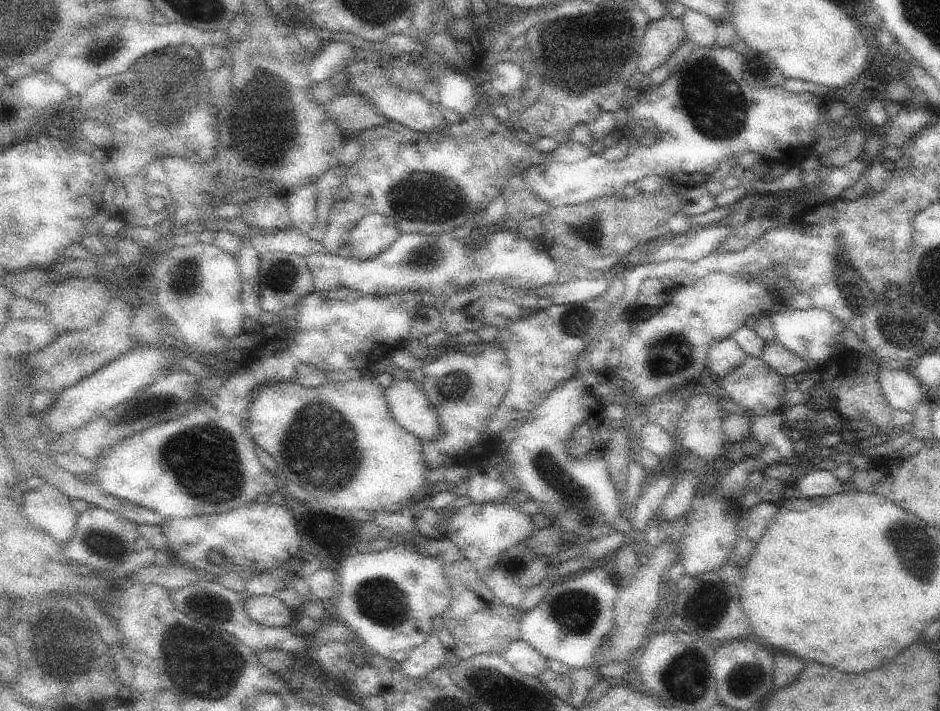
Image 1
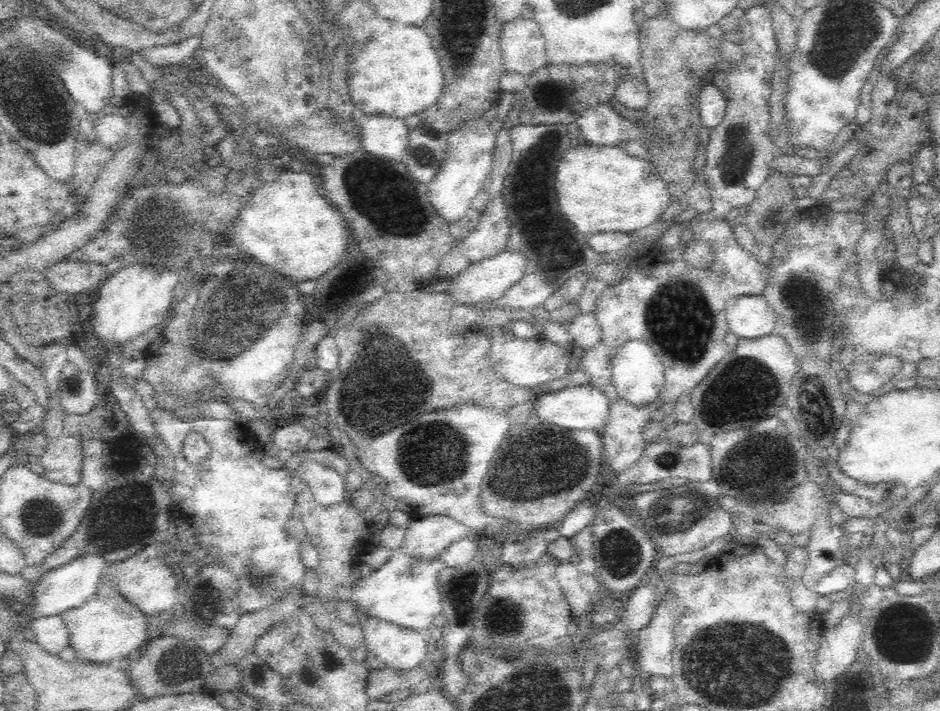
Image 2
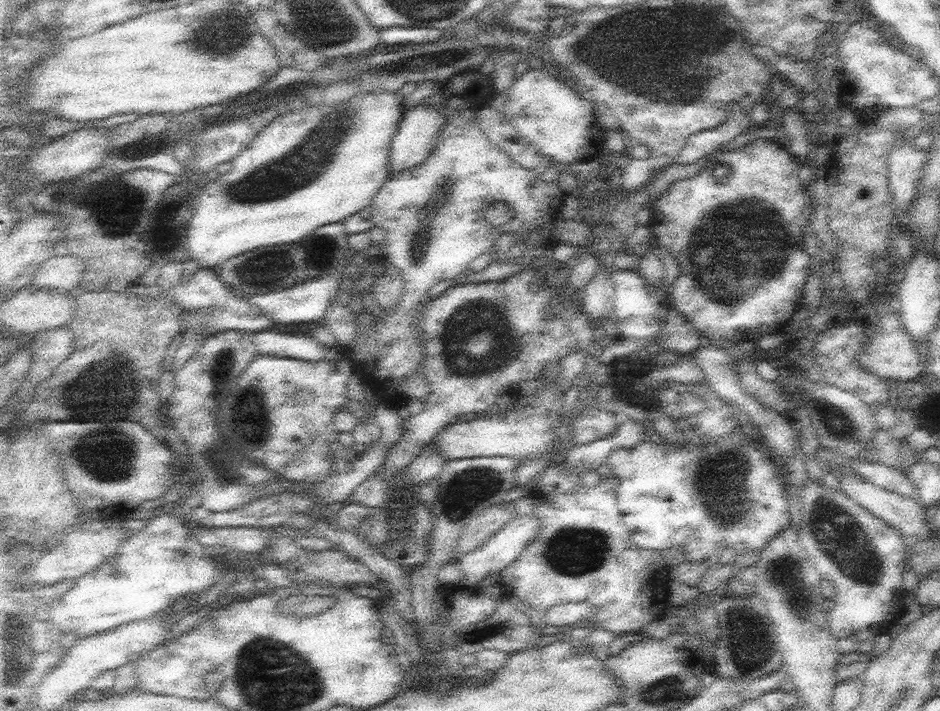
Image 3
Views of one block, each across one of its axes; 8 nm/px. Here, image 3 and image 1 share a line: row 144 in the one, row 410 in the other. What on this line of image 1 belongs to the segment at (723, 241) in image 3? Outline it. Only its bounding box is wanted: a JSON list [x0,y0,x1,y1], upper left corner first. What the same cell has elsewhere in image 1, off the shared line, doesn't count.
[719,355,812,437]

